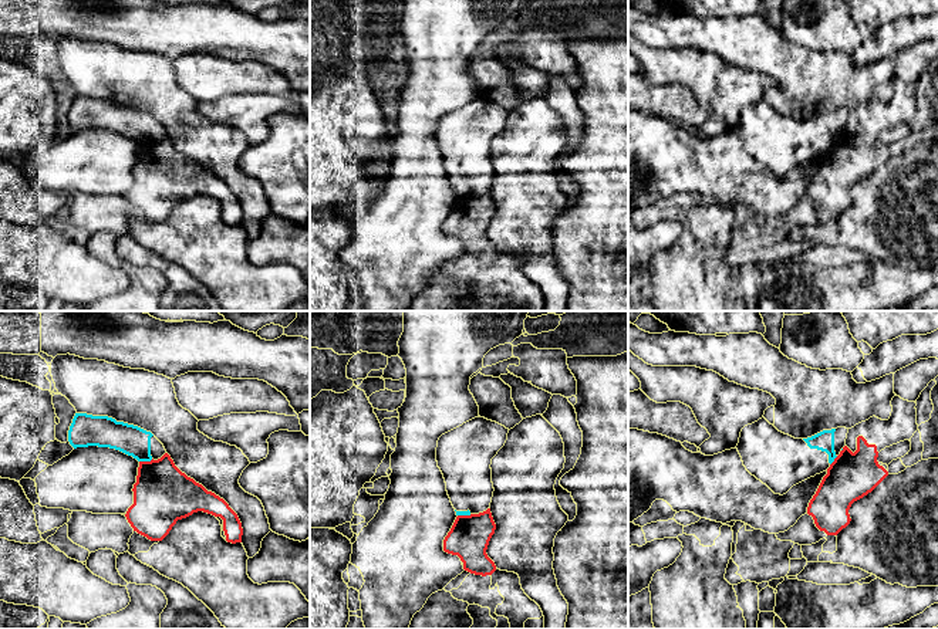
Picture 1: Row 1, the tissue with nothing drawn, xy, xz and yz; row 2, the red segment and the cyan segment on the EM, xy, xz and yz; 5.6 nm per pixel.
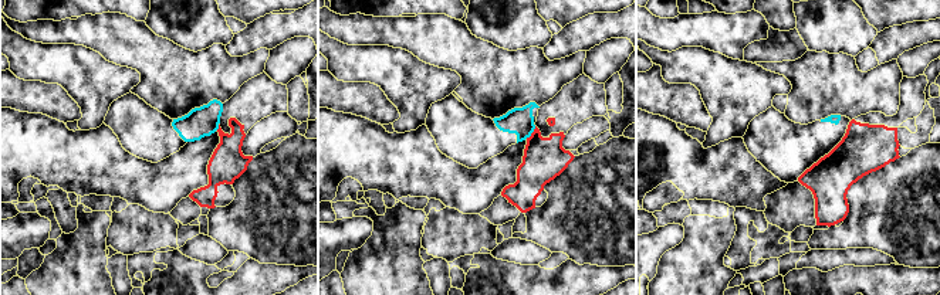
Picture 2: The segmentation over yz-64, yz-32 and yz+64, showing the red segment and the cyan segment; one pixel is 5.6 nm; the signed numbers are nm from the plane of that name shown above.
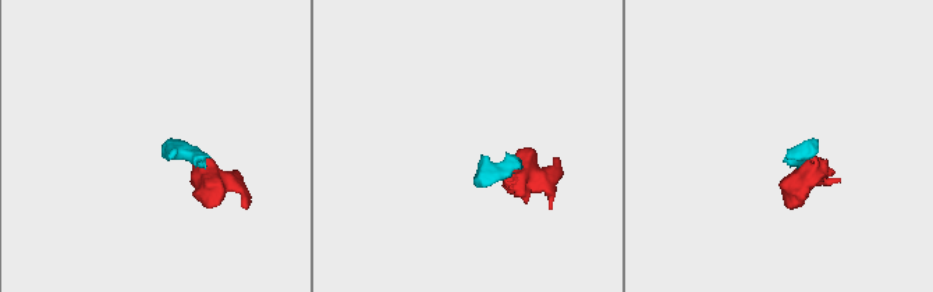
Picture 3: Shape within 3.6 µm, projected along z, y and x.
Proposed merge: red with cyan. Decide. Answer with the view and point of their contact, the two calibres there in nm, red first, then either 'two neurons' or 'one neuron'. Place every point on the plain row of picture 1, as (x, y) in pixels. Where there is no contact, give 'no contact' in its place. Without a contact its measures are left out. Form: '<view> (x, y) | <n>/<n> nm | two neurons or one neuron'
xy (145, 144) | 340/170 nm | two neurons

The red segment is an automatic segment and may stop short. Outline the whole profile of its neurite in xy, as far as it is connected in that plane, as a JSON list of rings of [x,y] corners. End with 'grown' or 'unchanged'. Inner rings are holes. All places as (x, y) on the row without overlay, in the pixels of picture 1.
[[[165,135],[158,142],[139,143],[134,186],[125,199],[134,213],[162,223],[178,202],[203,193],[223,202],[226,223],[242,224],[243,210],[229,186],[182,155]]]; unchanged

